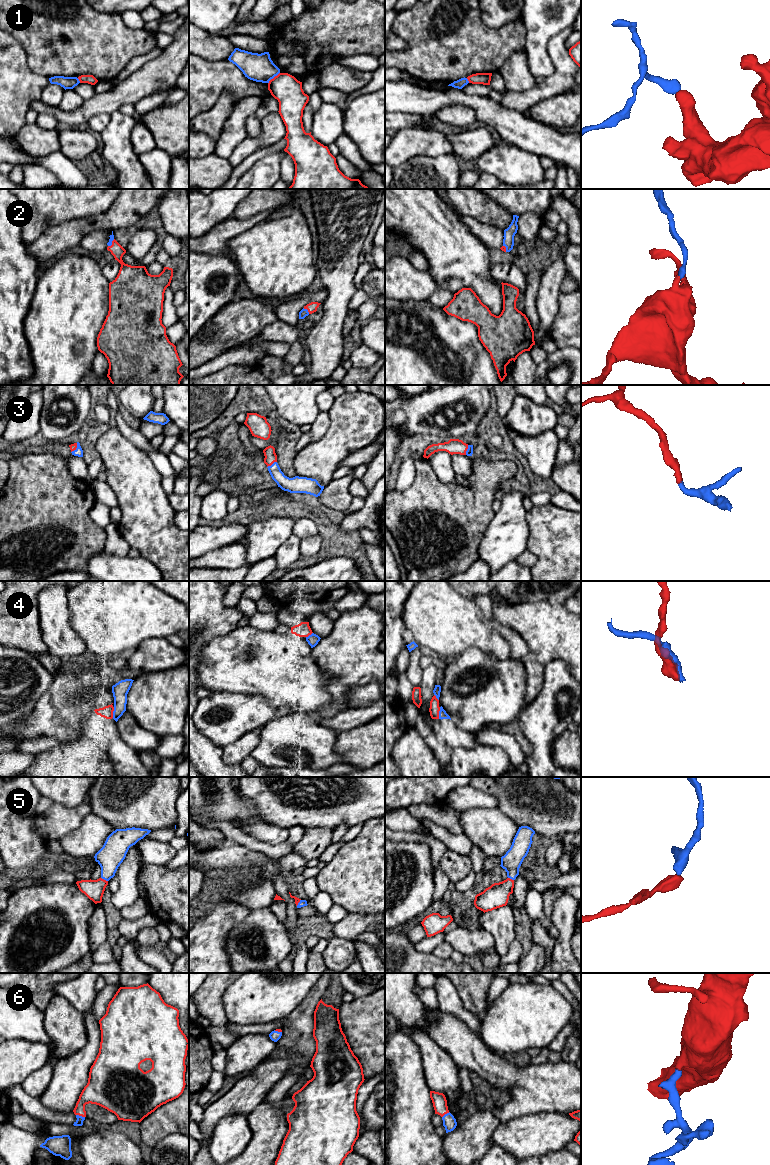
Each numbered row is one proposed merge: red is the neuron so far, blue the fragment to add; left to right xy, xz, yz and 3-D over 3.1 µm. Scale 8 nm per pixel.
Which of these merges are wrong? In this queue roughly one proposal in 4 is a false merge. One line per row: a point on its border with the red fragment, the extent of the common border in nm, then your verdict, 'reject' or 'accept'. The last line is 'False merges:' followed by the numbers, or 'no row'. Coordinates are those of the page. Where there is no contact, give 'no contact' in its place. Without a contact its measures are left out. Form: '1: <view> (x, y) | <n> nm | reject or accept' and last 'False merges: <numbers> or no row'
1: xz (274, 77) | 130 nm | reject
2: xz (307, 309) | 70 nm | accept
3: xz (271, 464) | 90 nm | accept
4: yz (438, 713) | 100 nm | accept
5: xy (103, 879) | 70 nm | accept
6: xy (80, 1115) | 80 nm | accept
False merges: 1

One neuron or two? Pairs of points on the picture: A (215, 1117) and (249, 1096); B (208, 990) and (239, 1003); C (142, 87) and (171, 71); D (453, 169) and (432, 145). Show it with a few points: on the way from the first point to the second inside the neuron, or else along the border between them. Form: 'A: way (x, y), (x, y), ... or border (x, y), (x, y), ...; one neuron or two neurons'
A: way (223, 1109), (230, 1102), (241, 1098); one neuron
B: border (231, 983), (222, 995), (222, 1005), (226, 1018); two neurons
C: way (149, 80), (164, 71); one neuron
D: border (452, 151), (436, 156), (416, 155); two neurons

